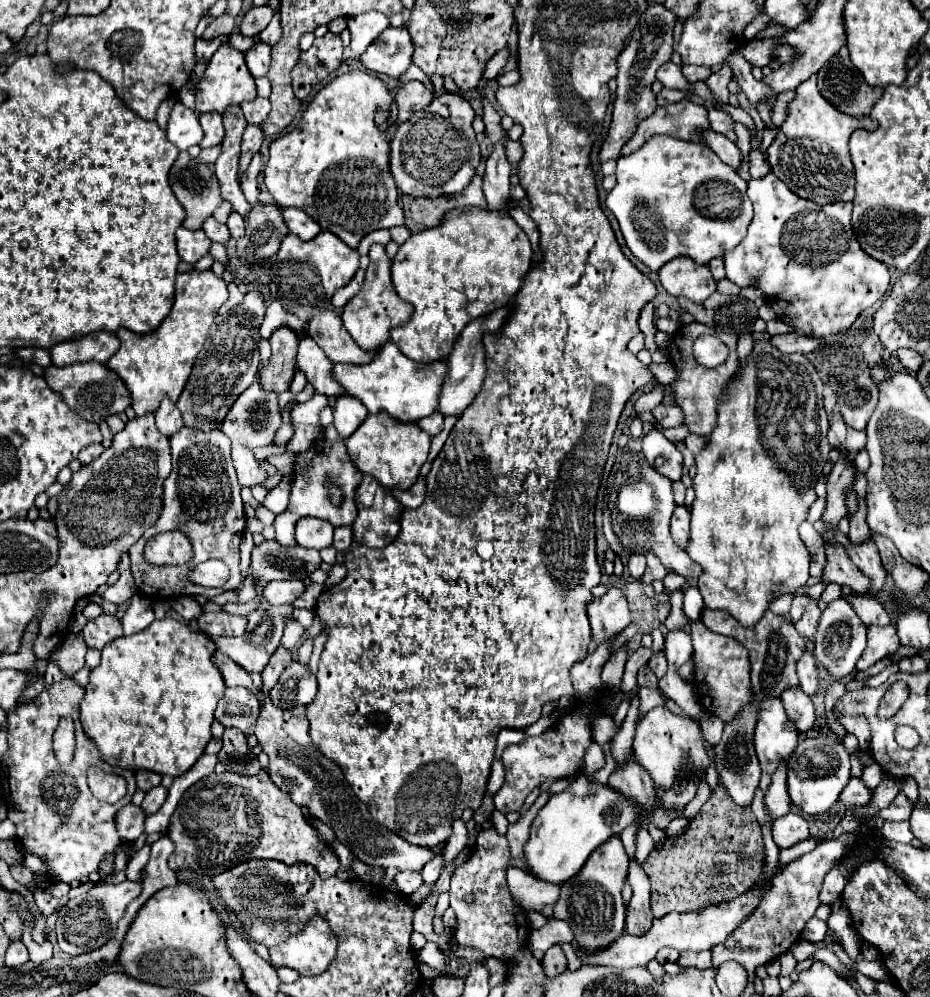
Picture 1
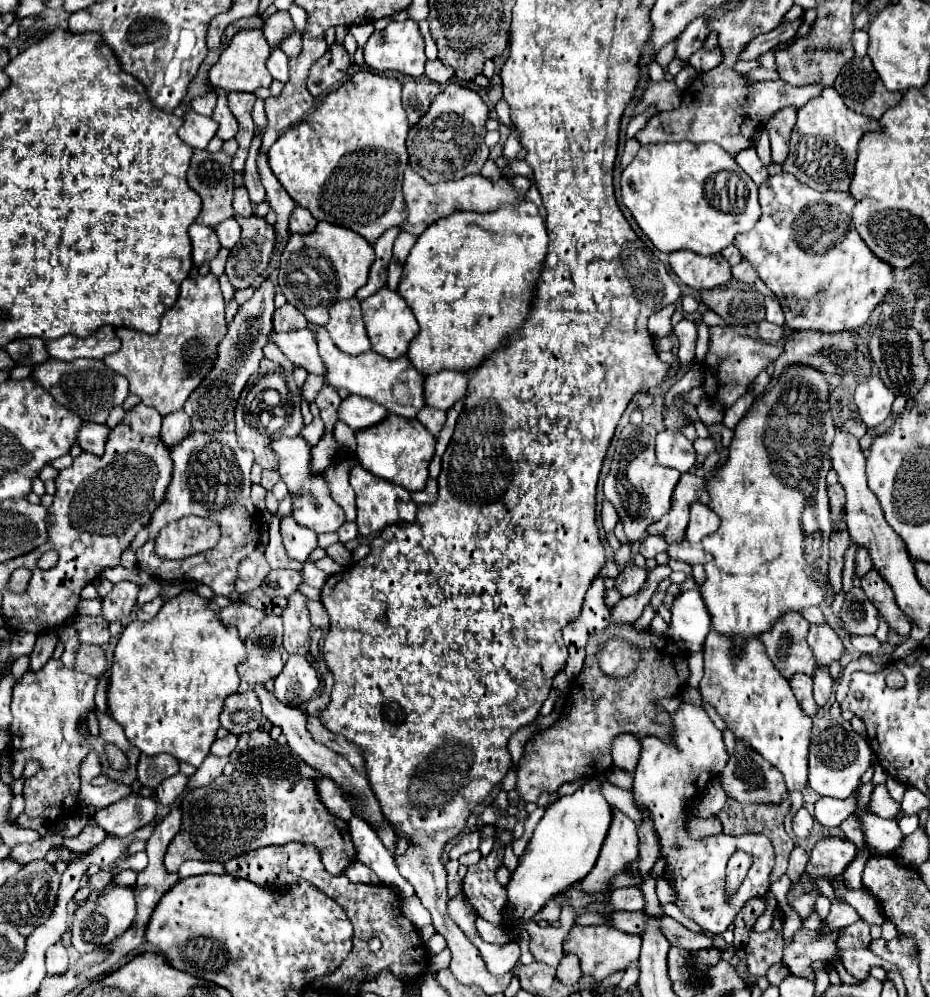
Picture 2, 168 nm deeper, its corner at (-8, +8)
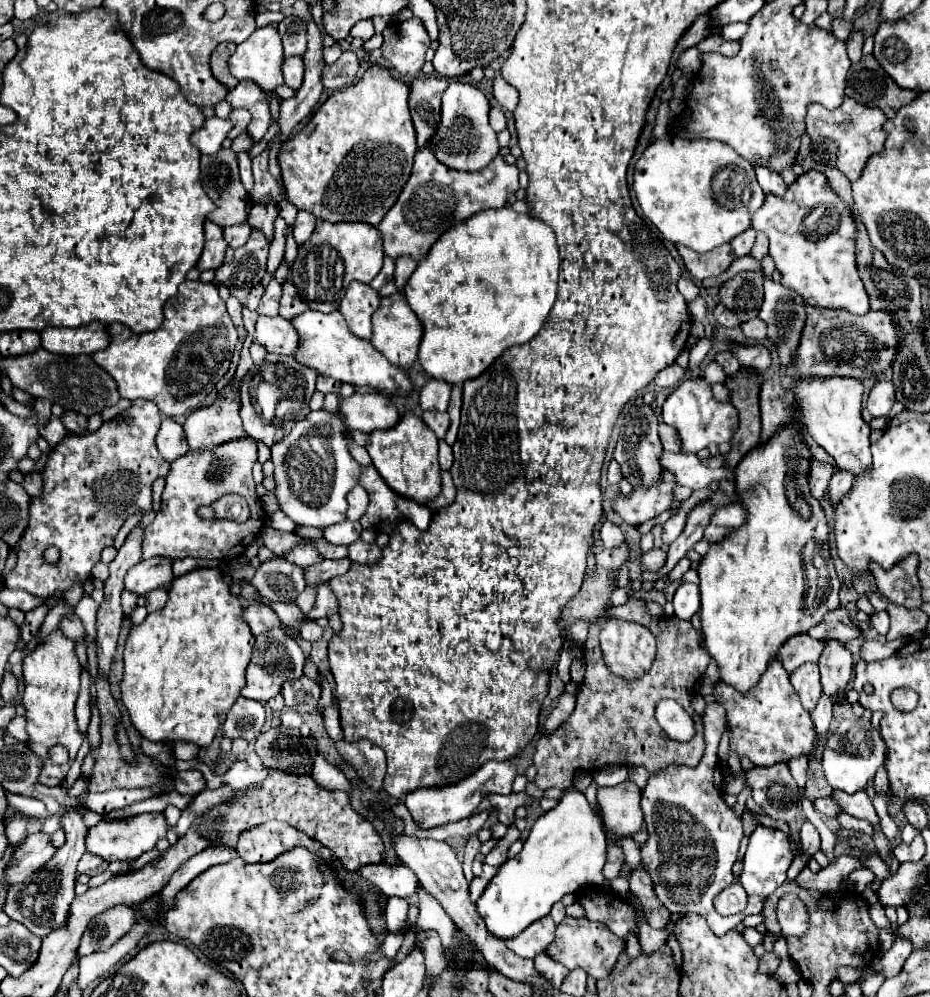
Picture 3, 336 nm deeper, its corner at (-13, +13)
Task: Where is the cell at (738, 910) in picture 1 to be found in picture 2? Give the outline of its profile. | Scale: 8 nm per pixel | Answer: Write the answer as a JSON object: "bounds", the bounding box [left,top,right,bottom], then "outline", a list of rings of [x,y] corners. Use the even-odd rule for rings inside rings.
{"bounds":[564,924,640,980],"outline":[[[574,924],[570,934],[566,936],[564,954],[574,954],[580,960],[582,974],[592,976],[594,980],[604,980],[606,976],[614,974],[616,970],[628,968],[628,964],[636,962],[640,956],[640,936],[638,934],[626,934],[612,926],[578,926]]]}

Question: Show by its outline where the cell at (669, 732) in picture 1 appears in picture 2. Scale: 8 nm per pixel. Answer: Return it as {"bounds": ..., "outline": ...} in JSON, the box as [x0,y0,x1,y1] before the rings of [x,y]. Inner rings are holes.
{"bounds":[632,704,774,934],"outline":[[[682,704],[682,708],[680,708],[678,712],[674,712],[674,714],[672,714],[672,720],[674,720],[674,744],[664,744],[664,742],[662,742],[660,738],[654,738],[654,736],[650,736],[650,738],[644,738],[644,742],[642,742],[642,754],[640,754],[640,762],[638,762],[638,768],[636,768],[636,776],[634,776],[634,790],[632,790],[632,794],[634,794],[634,802],[638,804],[638,808],[640,808],[640,810],[646,810],[646,812],[650,814],[652,822],[656,824],[656,834],[660,834],[660,850],[662,850],[662,852],[660,852],[660,858],[662,858],[662,860],[664,860],[664,864],[666,864],[666,866],[664,866],[664,874],[666,874],[666,880],[670,882],[670,886],[672,886],[672,890],[674,890],[674,904],[676,904],[676,906],[678,906],[678,908],[680,908],[680,910],[684,912],[684,916],[686,916],[686,918],[694,920],[694,922],[696,922],[696,924],[698,924],[700,928],[704,928],[704,930],[708,930],[708,932],[712,932],[712,934],[720,934],[720,932],[724,932],[724,930],[726,930],[726,928],[728,928],[728,926],[730,926],[730,924],[734,922],[734,918],[736,918],[736,908],[738,908],[738,912],[740,912],[740,910],[742,910],[742,906],[744,906],[744,904],[746,904],[746,902],[748,902],[750,898],[754,898],[754,896],[766,896],[766,894],[770,892],[770,884],[772,884],[772,880],[770,880],[770,874],[772,874],[772,870],[774,870],[774,846],[772,846],[770,838],[766,838],[764,834],[742,834],[740,836],[726,836],[726,834],[718,834],[718,836],[704,836],[704,838],[692,838],[692,836],[690,836],[690,832],[688,832],[688,816],[690,816],[690,814],[688,814],[686,806],[688,806],[688,802],[692,802],[692,800],[694,800],[694,798],[696,798],[696,796],[700,794],[700,790],[704,790],[704,788],[706,788],[706,784],[710,782],[710,778],[714,778],[714,774],[720,774],[720,772],[722,772],[722,768],[724,768],[724,766],[726,766],[726,762],[728,762],[728,754],[726,754],[726,748],[724,748],[724,742],[722,742],[722,732],[720,732],[720,730],[718,730],[718,728],[714,726],[714,722],[710,720],[710,716],[706,714],[706,710],[704,710],[702,706],[692,706],[692,704]],[[738,849],[744,850],[744,852],[748,852],[748,854],[752,856],[752,868],[748,870],[748,876],[746,876],[746,880],[742,882],[740,890],[738,890],[738,892],[734,894],[734,906],[736,906],[736,908],[734,908],[734,906],[732,906],[732,904],[730,904],[730,902],[726,900],[726,888],[724,888],[724,876],[726,876],[726,864],[728,864],[728,858],[730,858],[730,856],[734,854],[734,850]]]}

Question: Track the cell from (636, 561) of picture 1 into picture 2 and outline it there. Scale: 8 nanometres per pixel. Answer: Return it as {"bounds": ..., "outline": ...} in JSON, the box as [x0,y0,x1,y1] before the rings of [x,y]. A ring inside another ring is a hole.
{"bounds":[640,534,668,558],"outline":[[[648,534],[640,542],[640,552],[644,554],[644,558],[654,558],[658,552],[666,552],[666,550],[668,550],[668,544],[662,534]]]}

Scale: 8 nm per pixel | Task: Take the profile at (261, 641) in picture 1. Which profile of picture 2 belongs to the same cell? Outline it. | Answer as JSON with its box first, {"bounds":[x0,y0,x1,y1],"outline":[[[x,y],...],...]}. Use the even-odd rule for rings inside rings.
{"bounds":[238,616,288,692],"outline":[[[266,616],[244,642],[248,660],[240,666],[242,684],[238,690],[250,692],[254,690],[254,686],[274,680],[288,660],[288,652],[282,646],[280,618]]]}

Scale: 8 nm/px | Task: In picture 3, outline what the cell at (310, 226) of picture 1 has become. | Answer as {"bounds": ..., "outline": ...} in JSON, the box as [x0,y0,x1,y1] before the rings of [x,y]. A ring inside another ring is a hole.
{"bounds":[293,211,317,245],"outline":[[[309,211],[297,213],[295,225],[293,225],[293,235],[295,235],[297,245],[303,245],[311,237],[311,233],[315,229],[315,221],[317,221],[317,217],[313,217],[313,213],[309,213]]]}

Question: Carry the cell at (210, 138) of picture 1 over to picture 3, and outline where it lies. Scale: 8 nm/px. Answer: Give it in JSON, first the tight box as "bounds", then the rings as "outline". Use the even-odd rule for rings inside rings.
{"bounds":[229,109,251,139],"outline":[[[233,109],[229,119],[233,121],[233,129],[229,131],[229,139],[235,139],[237,135],[241,135],[247,129],[247,125],[251,121],[251,113],[245,109]]]}

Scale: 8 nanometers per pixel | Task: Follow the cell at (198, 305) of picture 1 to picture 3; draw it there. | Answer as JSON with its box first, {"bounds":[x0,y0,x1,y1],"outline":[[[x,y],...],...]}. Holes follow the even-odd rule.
{"bounds":[93,281,237,417],"outline":[[[183,281],[179,295],[185,295],[185,307],[181,309],[181,301],[169,301],[163,309],[165,321],[157,331],[133,333],[129,327],[113,323],[109,325],[109,347],[93,355],[97,365],[117,381],[123,399],[149,399],[157,403],[165,417],[181,417],[195,411],[229,371],[237,345],[237,329],[213,283]]]}

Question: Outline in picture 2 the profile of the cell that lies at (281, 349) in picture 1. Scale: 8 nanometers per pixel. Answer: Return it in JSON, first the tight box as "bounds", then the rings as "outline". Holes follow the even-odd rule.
{"bounds":[274,304,308,332],"outline":[[[284,304],[282,308],[276,308],[274,312],[274,330],[276,332],[290,332],[290,330],[300,330],[308,328],[308,320],[300,310],[296,310],[292,304]]]}

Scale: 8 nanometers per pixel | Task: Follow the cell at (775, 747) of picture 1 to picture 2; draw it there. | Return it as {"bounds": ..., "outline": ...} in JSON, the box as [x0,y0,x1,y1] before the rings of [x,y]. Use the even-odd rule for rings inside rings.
{"bounds":[700,630,812,792],"outline":[[[712,630],[704,642],[704,678],[700,680],[700,694],[704,696],[704,704],[710,704],[722,716],[738,740],[762,754],[784,774],[790,792],[804,790],[808,780],[812,718],[804,714],[788,680],[774,668],[758,638],[744,642],[740,654],[734,654],[730,638]]]}

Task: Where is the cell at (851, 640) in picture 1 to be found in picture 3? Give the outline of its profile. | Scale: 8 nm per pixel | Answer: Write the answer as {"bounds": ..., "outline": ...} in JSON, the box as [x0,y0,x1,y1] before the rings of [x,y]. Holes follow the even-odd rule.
{"bounds":[869,611,889,635],"outline":[[[873,611],[873,615],[869,615],[869,621],[877,629],[877,633],[887,635],[887,631],[889,631],[889,615],[887,615],[887,611]]]}

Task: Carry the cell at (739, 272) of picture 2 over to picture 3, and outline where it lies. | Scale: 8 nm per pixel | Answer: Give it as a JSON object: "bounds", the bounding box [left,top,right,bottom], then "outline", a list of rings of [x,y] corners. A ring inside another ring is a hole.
{"bounds":[751,233,769,263],"outline":[[[757,233],[757,241],[755,241],[755,245],[753,245],[753,249],[751,249],[751,257],[757,261],[757,263],[761,263],[763,261],[763,257],[767,255],[767,251],[769,251],[769,241],[767,241],[767,235],[765,233]]]}

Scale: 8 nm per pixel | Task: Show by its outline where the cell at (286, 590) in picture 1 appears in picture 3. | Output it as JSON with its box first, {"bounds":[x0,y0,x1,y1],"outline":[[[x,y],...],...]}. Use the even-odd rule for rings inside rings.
{"bounds":[251,557,305,601],"outline":[[[277,557],[259,565],[251,585],[267,601],[295,601],[305,589],[303,569],[283,557]]]}

